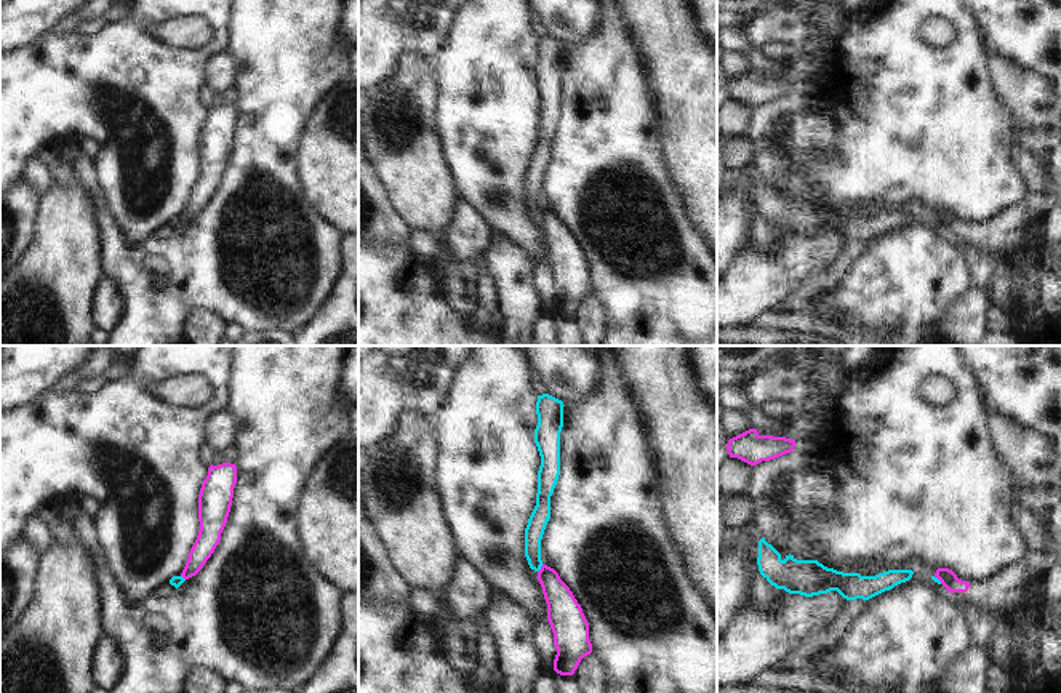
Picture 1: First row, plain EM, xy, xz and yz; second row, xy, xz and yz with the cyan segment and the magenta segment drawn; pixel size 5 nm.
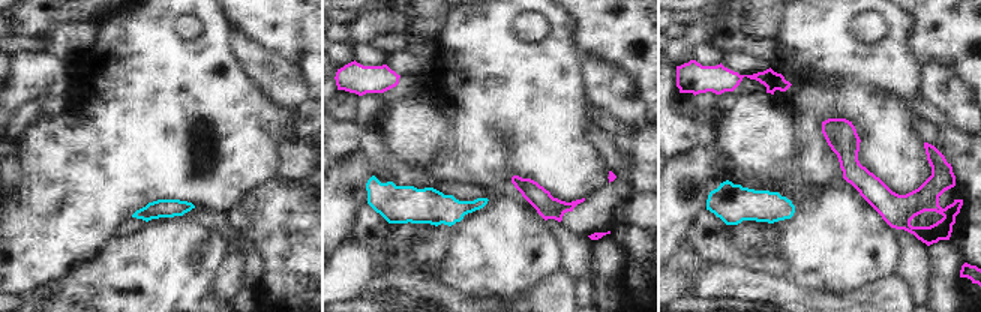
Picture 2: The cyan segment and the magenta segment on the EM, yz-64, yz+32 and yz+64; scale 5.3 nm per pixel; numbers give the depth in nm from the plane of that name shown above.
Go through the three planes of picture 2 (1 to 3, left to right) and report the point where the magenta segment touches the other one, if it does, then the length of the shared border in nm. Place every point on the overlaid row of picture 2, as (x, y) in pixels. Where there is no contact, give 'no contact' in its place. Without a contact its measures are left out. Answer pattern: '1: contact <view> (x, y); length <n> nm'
1: no contact
2: no contact
3: no contact

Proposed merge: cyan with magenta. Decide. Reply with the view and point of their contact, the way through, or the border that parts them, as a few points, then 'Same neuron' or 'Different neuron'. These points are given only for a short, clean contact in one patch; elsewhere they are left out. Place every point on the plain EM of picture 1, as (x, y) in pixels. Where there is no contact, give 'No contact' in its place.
Touches cyan at xz (540, 210). Boundary: xz (543, 205), (538, 213). Different neuron.

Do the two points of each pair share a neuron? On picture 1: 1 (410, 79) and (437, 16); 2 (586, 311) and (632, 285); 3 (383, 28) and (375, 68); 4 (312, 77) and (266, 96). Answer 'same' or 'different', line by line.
1: different
2: different
3: same
4: same

